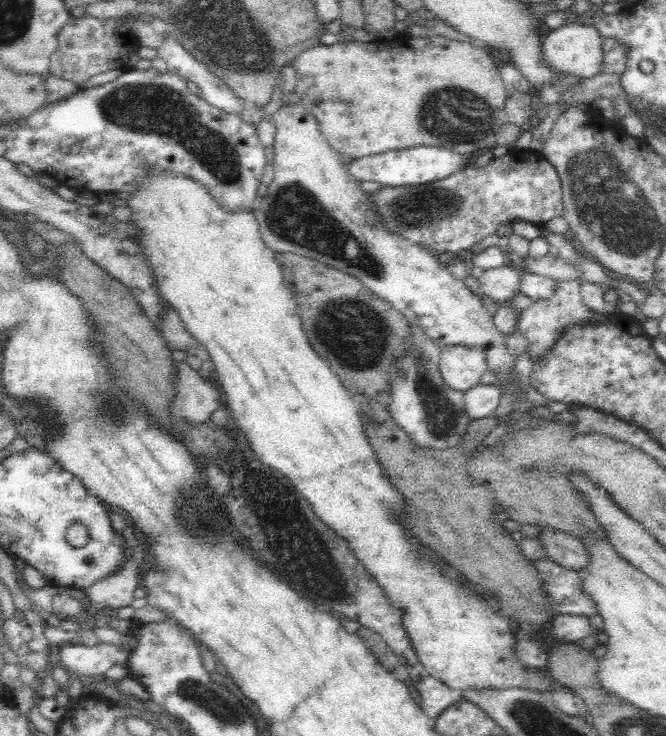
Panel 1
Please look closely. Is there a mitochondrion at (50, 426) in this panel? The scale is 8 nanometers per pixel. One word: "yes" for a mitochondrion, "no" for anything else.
no

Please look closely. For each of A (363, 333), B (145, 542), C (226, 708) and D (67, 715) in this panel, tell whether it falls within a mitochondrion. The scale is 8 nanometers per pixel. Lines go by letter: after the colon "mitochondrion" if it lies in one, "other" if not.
A: mitochondrion
B: other
C: mitochondrion
D: other

